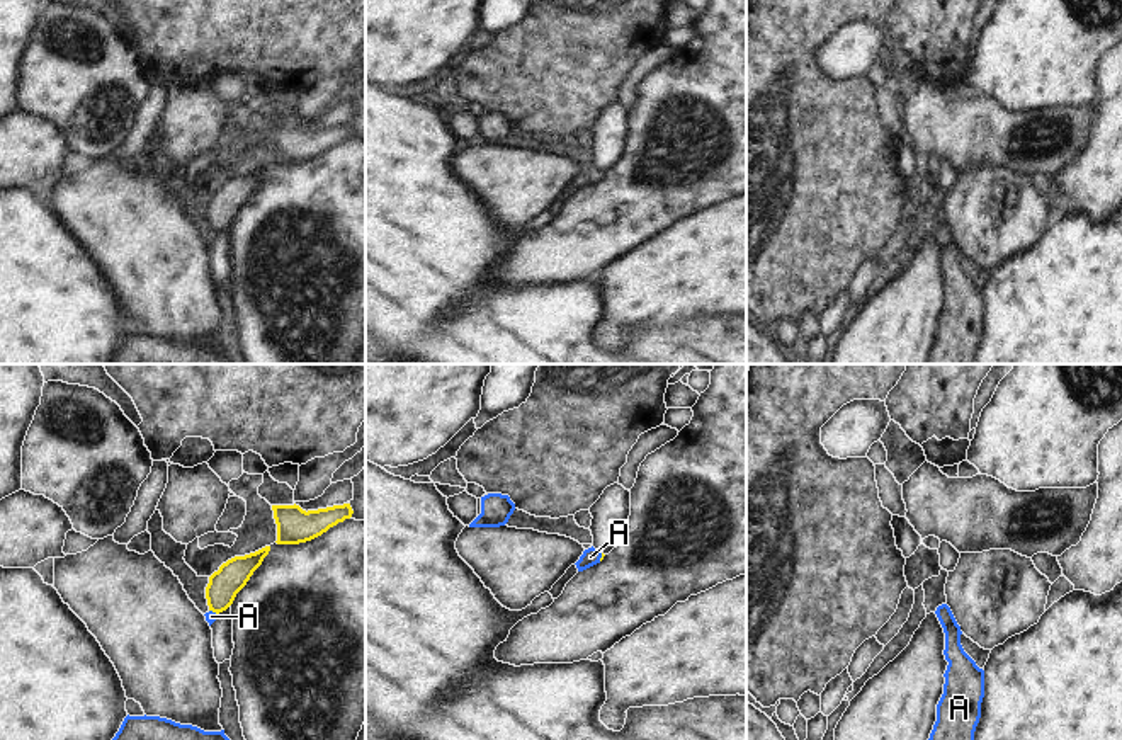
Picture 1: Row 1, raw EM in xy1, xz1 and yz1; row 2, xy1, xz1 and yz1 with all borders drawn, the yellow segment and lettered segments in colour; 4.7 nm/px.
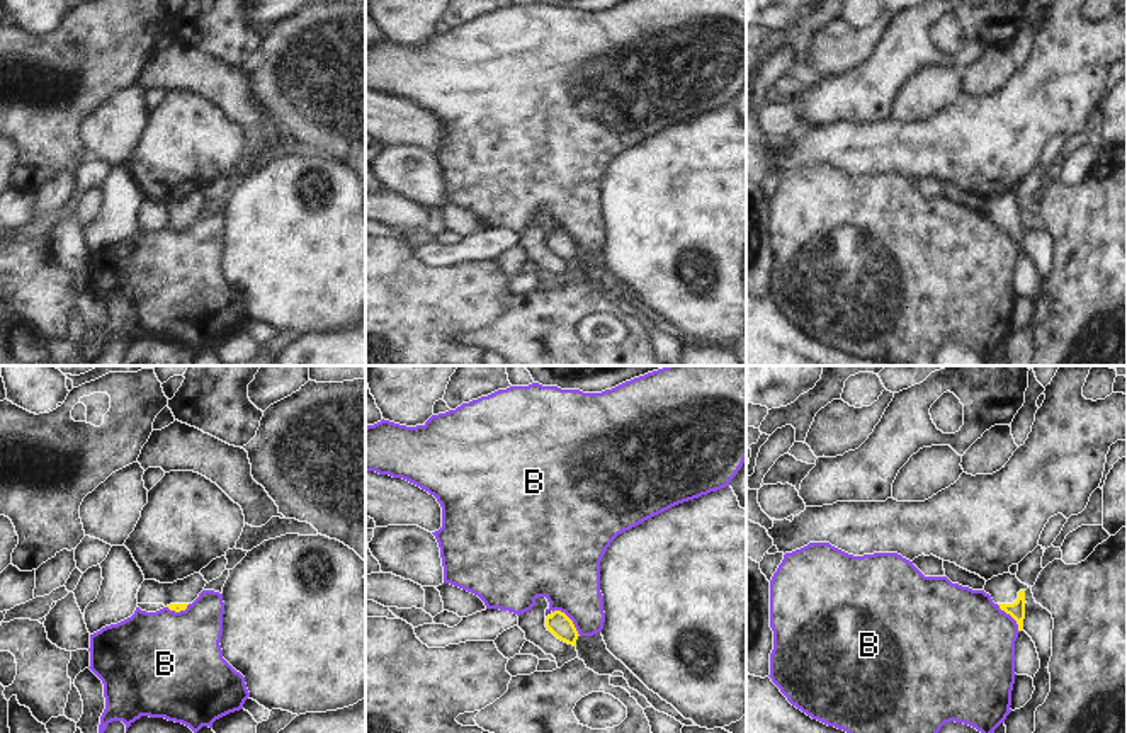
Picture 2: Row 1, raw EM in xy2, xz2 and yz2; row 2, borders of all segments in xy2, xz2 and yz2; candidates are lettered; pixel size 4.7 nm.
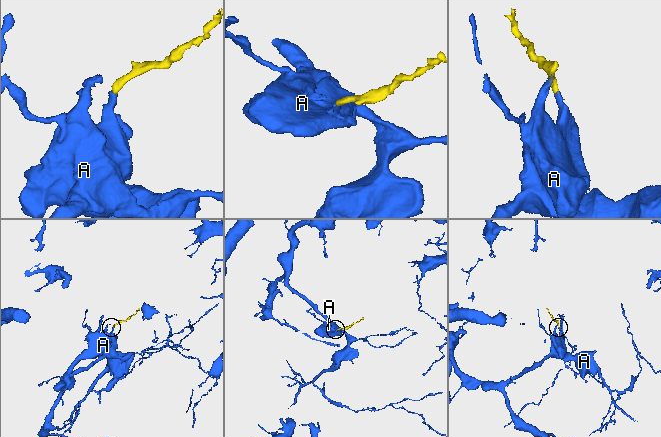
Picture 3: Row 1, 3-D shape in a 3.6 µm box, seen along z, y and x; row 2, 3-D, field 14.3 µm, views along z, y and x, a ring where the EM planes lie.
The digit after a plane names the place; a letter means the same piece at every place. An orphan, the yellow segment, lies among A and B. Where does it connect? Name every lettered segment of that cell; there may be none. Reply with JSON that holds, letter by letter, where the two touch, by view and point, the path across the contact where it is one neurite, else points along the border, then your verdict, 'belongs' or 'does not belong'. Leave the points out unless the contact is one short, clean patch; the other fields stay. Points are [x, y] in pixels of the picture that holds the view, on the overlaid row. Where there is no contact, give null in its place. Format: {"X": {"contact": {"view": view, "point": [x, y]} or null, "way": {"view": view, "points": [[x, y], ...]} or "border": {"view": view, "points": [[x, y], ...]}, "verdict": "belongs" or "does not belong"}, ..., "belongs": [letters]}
{"A": {"contact": {"view": "xz1", "point": [602, 557]}, "way": {"view": "xz1", "points": [[600, 552], [602, 557], [590, 557]]}, "verdict": "belongs"}, "B": {"contact": {"view": "xz2", "point": [570, 619]}, "border": {"view": "xz2", "points": [[553, 611], [561, 611], [580, 635]]}, "verdict": "does not belong"}, "belongs": ["A"]}

